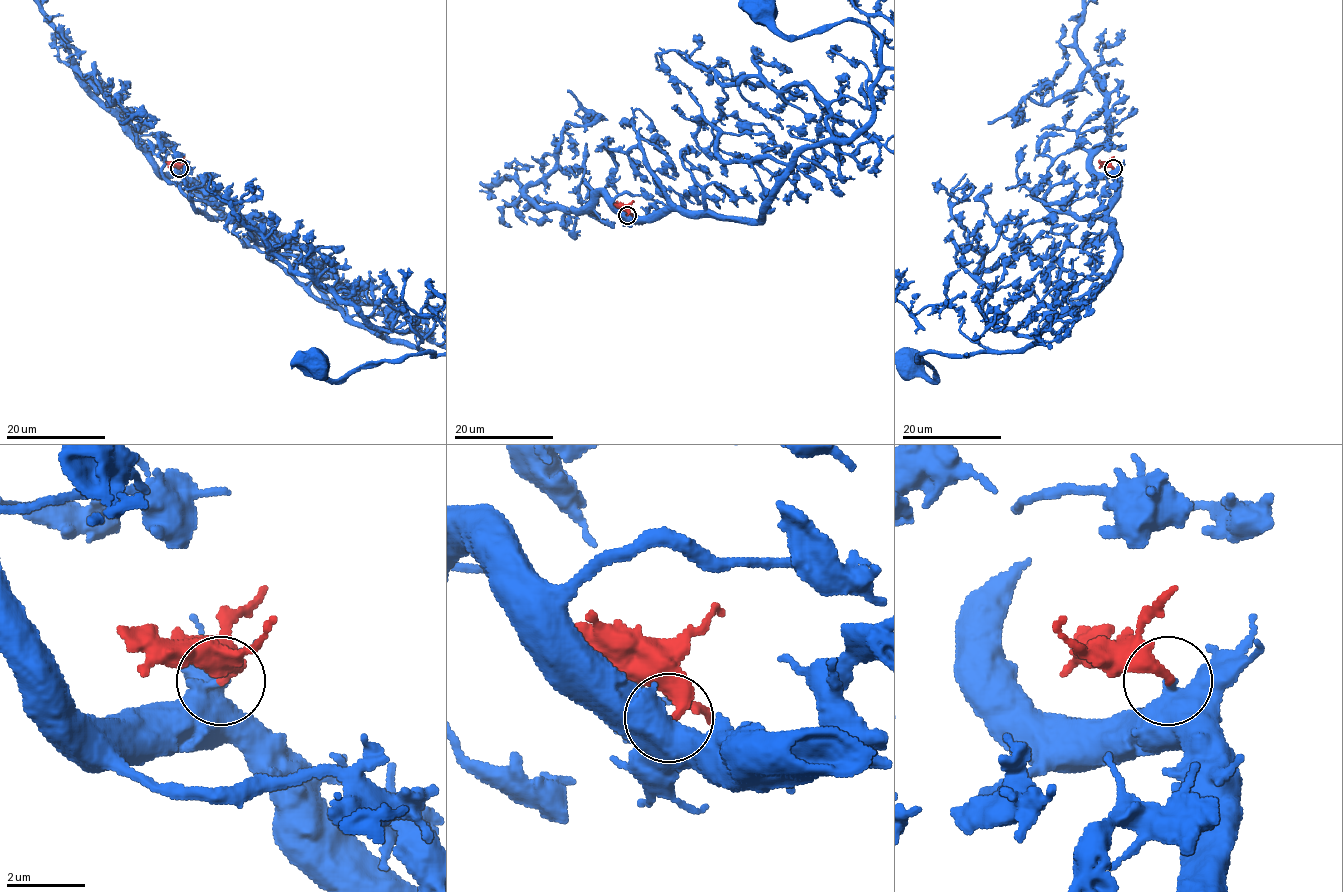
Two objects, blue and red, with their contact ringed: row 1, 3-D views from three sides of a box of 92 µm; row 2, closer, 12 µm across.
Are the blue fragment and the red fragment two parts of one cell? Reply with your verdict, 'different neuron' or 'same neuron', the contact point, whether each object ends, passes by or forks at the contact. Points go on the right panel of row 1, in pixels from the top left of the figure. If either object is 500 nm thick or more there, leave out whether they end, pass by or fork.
same neuron; place (1113, 168); blue ends; red ends

